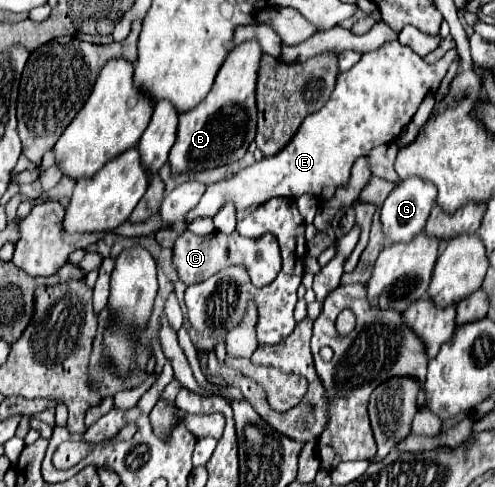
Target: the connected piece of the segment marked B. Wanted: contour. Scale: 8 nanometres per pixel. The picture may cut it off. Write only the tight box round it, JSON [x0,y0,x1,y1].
[169,41,263,175]

